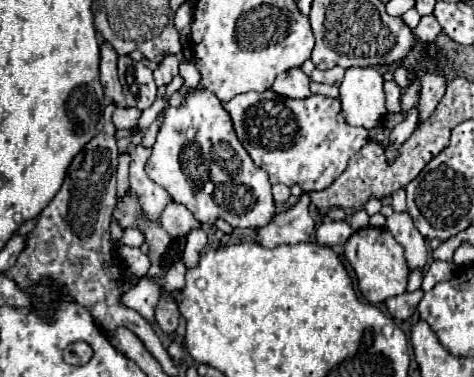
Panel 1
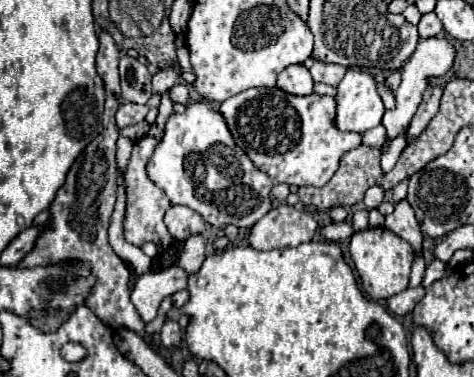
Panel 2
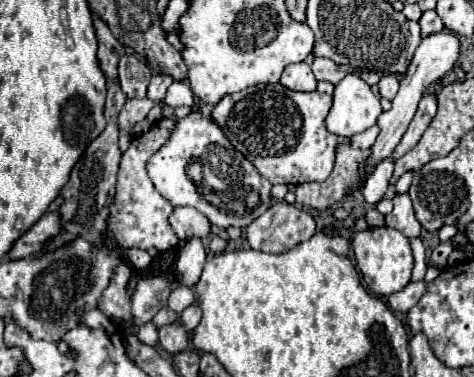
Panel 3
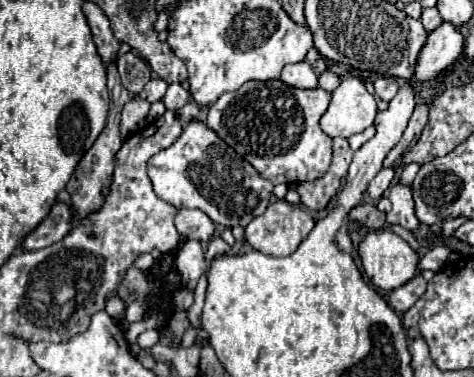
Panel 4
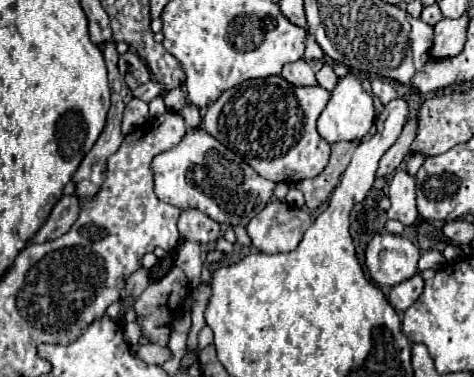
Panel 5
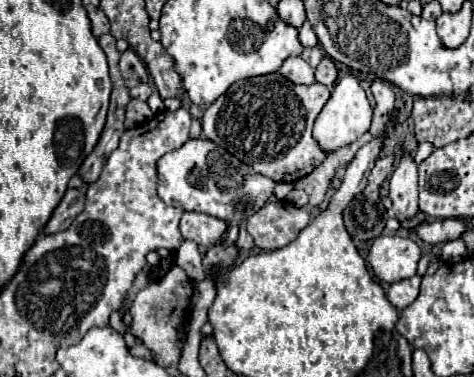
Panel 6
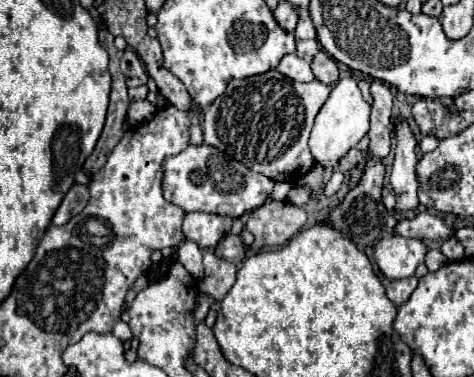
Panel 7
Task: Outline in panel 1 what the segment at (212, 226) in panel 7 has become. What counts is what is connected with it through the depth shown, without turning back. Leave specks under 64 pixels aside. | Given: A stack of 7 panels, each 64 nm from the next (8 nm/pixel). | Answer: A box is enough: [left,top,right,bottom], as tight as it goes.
[162,202,200,238]

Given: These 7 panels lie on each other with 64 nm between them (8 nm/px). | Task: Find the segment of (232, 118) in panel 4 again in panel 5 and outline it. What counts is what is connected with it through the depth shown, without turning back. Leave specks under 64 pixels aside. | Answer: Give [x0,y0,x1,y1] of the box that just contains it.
[202,76,330,182]

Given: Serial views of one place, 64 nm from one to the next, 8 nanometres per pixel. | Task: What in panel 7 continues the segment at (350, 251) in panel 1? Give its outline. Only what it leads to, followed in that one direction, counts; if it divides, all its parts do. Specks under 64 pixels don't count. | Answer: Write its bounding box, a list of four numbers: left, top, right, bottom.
[374,236,426,280]

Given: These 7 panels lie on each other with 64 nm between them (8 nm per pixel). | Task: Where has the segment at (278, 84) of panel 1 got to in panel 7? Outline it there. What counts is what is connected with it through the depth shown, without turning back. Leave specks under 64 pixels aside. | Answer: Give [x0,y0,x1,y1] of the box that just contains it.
[276,54,314,82]

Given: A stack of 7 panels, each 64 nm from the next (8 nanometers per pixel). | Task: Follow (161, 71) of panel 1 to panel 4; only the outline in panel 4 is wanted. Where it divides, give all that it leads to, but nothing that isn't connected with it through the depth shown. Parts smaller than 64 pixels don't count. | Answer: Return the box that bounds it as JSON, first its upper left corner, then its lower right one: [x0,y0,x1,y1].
[140,78,168,102]

